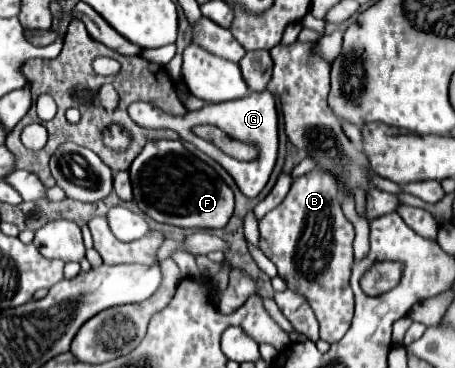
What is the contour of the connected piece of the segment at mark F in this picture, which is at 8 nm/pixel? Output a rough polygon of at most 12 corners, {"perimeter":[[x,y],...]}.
{"perimeter":[[149,142],[129,168],[155,222],[223,228],[233,192],[181,142]]}

